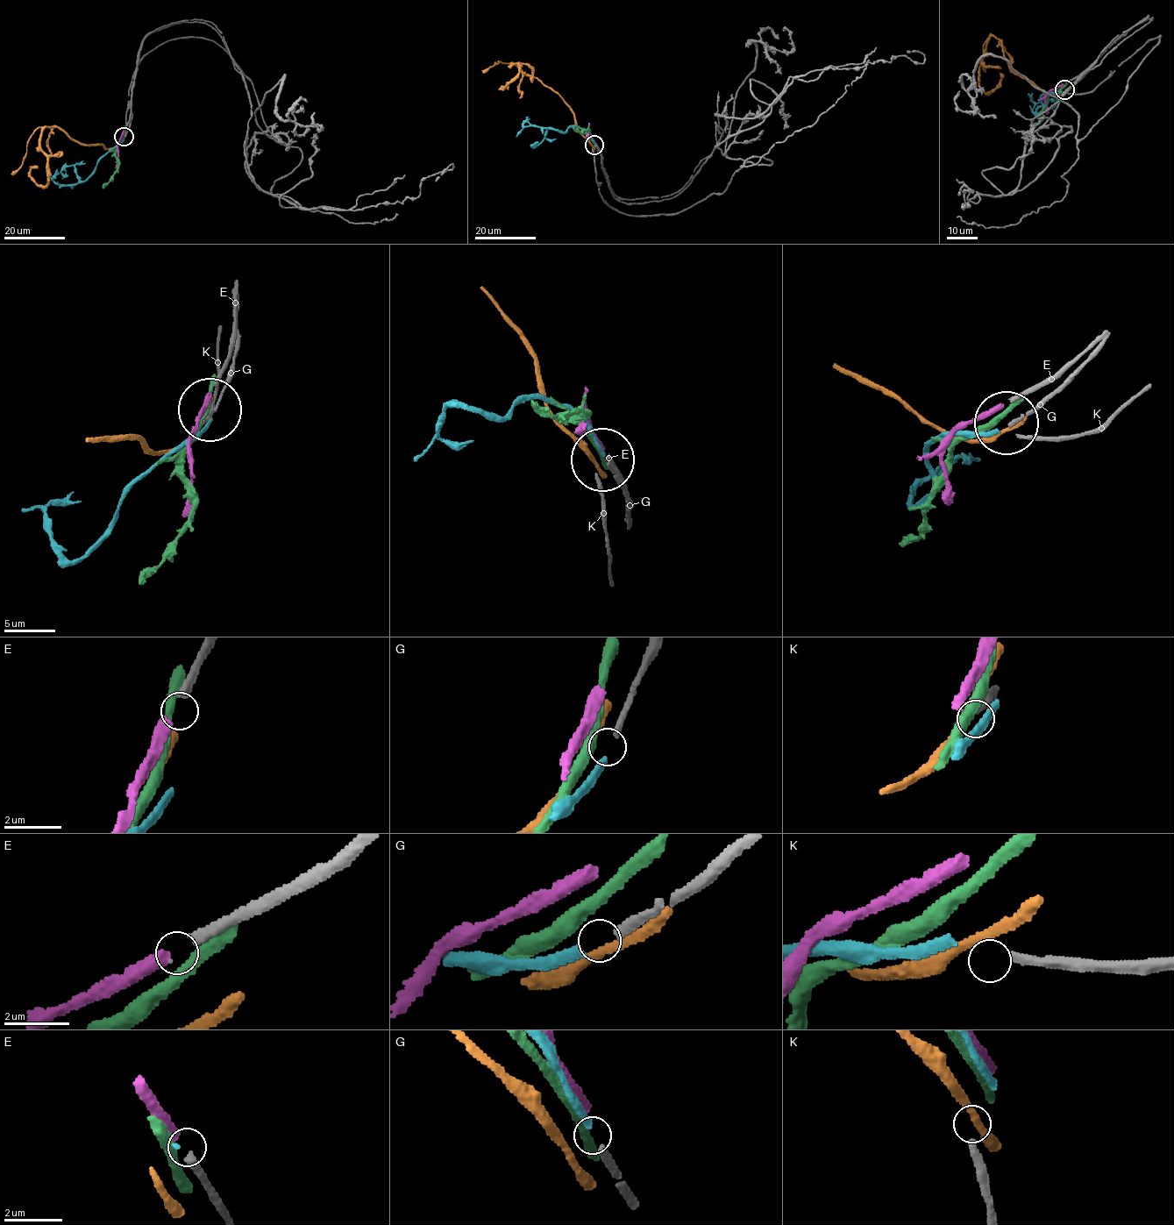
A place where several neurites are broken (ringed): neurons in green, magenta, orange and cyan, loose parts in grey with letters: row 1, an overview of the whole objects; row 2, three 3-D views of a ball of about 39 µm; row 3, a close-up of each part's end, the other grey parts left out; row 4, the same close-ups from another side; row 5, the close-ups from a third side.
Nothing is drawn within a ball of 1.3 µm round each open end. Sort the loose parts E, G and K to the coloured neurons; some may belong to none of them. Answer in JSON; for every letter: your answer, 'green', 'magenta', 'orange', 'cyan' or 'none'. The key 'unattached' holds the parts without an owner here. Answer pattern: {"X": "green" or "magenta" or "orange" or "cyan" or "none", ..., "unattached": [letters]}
{"E": "magenta", "G": "cyan", "K": "none", "unattached": ["K"]}

